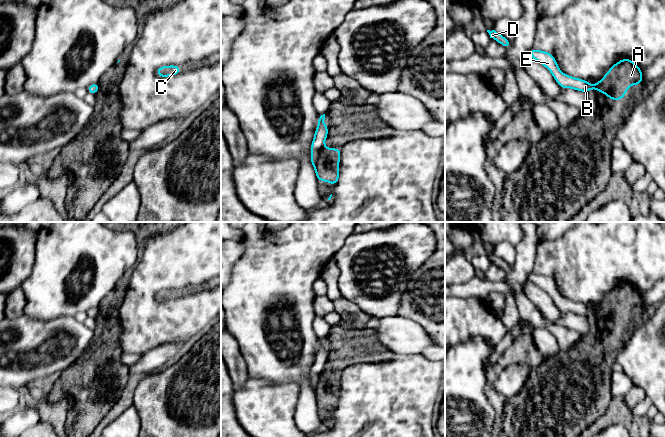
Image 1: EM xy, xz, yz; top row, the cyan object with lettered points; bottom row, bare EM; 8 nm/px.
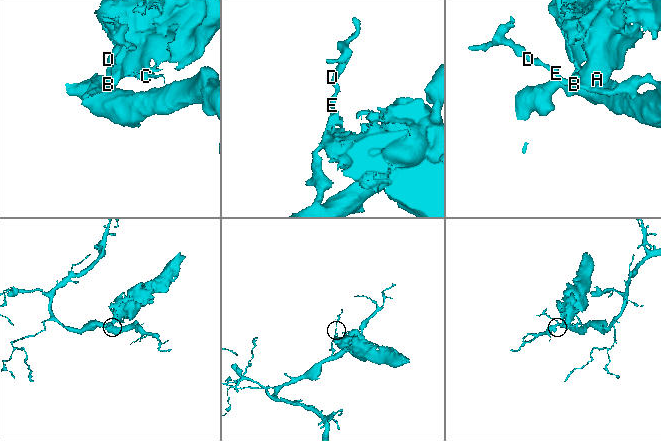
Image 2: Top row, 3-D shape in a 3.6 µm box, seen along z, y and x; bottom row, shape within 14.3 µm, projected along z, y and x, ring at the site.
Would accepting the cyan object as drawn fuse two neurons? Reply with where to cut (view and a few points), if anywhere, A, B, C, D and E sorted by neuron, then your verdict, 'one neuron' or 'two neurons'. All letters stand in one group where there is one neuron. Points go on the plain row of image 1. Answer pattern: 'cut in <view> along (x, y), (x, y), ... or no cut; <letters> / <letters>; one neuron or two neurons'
cut in xz along (323, 370), (314, 390); A C / B D E; two neurons

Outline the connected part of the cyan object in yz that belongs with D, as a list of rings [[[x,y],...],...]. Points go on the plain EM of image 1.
[[[487,254],[487,256],[489,257],[490,262],[494,263],[495,265],[503,269],[506,273],[509,273],[512,270],[512,266],[507,264],[503,259],[499,258],[495,254]]]

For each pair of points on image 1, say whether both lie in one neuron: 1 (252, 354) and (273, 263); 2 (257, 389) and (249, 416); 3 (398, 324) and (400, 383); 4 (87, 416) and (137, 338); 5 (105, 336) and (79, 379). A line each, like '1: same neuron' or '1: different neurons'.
1: same neuron
2: same neuron
3: different neurons
4: different neurons
5: same neuron

